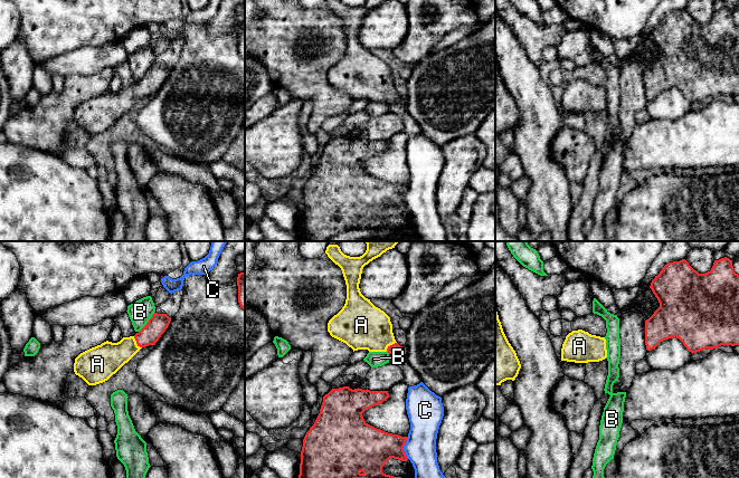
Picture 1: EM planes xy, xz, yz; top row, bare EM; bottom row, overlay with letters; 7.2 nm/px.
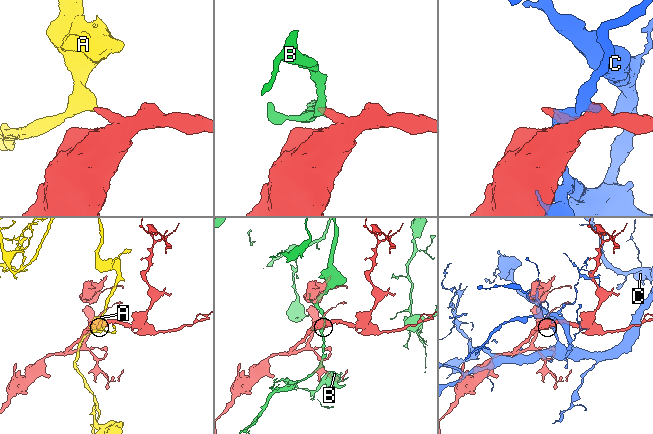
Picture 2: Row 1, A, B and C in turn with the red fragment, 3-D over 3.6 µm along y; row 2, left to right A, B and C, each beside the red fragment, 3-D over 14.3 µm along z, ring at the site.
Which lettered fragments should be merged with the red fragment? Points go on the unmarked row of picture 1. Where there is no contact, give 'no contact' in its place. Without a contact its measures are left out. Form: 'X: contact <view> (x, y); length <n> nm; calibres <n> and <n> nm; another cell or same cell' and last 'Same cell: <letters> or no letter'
A: contact xy (136, 92); length 110 nm; calibres 140 and 220 nm; same cell
B: contact xy (148, 72); length 200 nm; calibres 140 and 160 nm; another cell
C: contact xz (403, 198); length 160 nm; calibres 320 and 220 nm; another cell
Same cell: A

